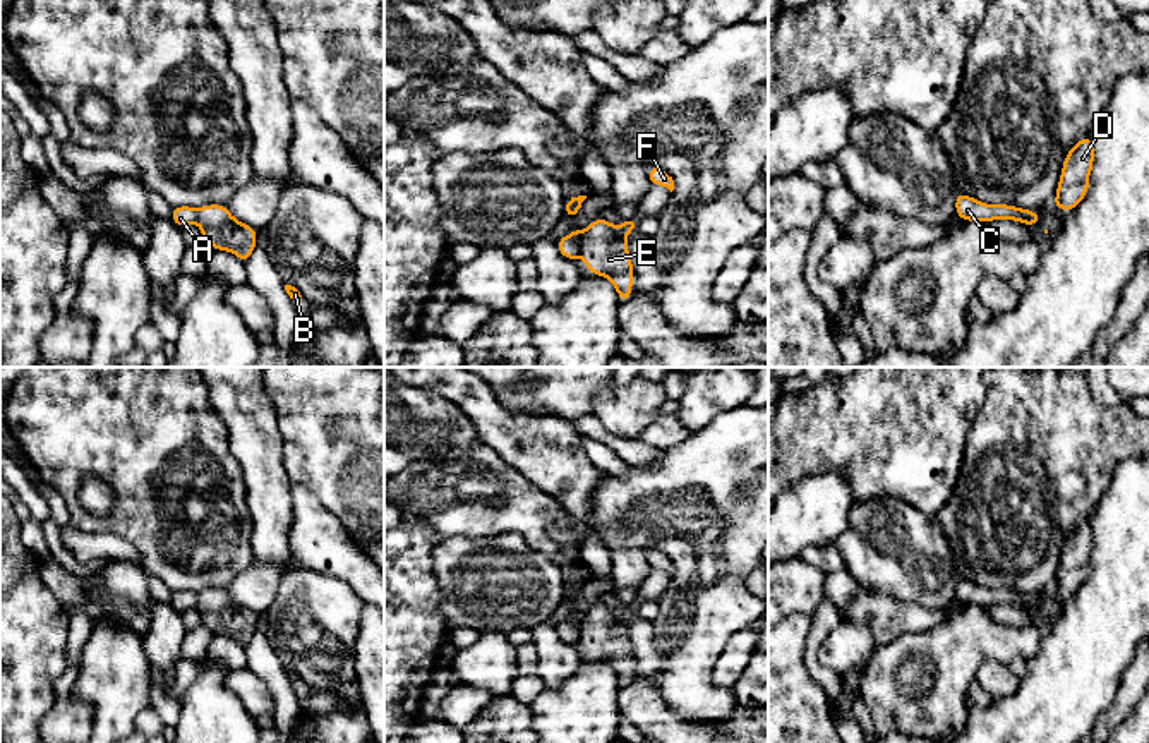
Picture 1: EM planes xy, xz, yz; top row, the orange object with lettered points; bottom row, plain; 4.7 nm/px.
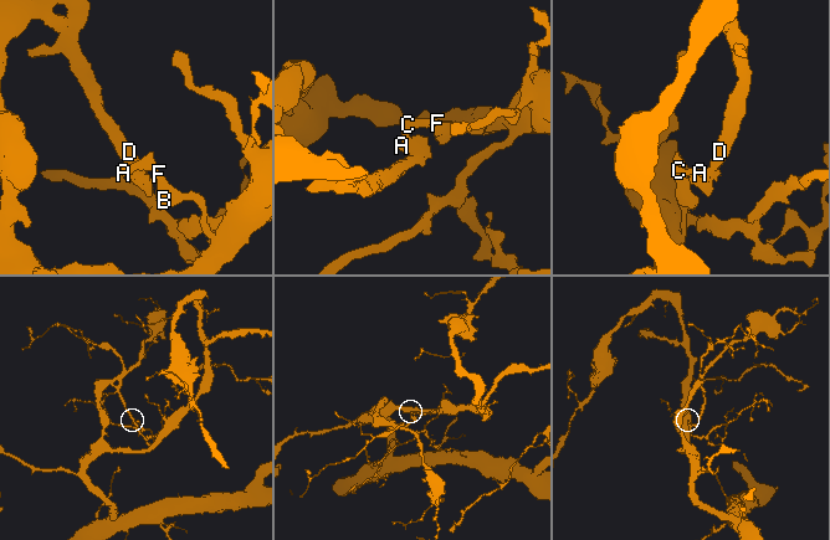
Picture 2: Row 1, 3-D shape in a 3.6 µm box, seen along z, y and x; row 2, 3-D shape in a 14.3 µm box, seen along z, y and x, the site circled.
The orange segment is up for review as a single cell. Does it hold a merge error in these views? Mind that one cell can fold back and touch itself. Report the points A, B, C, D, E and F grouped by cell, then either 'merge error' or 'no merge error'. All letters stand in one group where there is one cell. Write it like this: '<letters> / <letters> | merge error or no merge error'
A B C F / D E | merge error

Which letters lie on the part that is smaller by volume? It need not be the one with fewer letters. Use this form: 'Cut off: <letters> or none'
Cut off: D, E

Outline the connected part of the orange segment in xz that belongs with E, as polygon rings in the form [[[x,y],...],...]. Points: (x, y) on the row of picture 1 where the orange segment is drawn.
[[[597,218],[581,235],[580,251],[585,257],[585,268],[597,276],[609,278],[621,302],[633,297],[635,271],[624,237],[636,228],[636,218],[623,220],[621,227]]]

